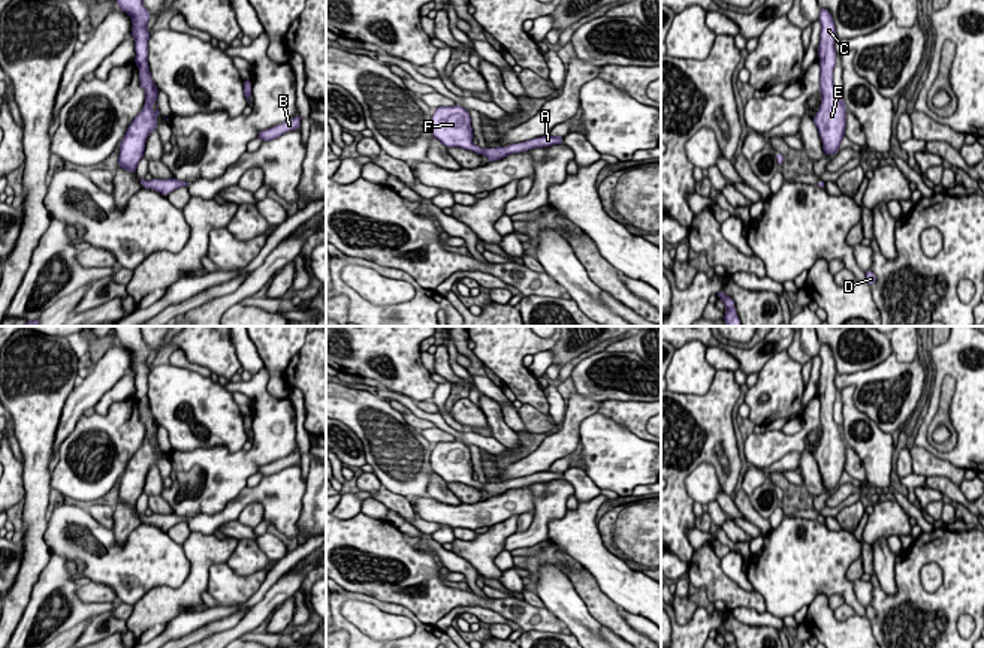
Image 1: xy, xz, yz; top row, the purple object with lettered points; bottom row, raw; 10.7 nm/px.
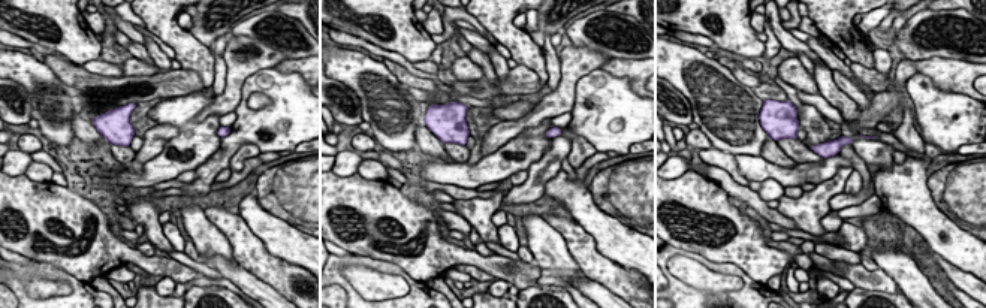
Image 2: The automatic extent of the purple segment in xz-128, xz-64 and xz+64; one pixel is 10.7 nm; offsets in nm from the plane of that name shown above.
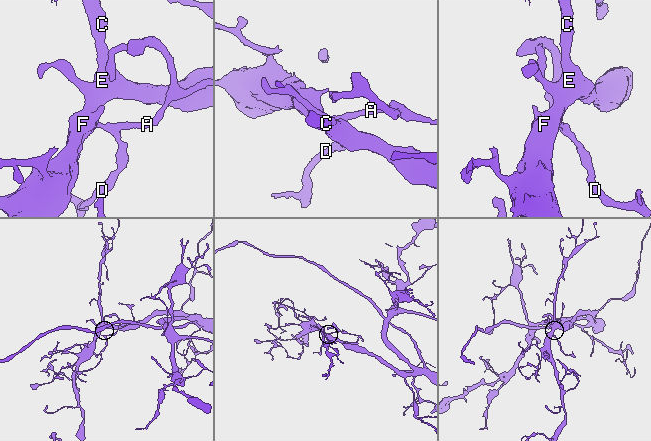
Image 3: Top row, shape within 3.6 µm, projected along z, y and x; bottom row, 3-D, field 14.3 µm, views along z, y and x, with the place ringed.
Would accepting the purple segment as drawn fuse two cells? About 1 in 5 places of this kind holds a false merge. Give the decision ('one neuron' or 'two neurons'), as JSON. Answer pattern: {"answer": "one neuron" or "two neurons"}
{"answer": "one neuron"}

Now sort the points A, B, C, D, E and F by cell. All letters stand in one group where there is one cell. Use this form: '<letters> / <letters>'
A B C D E F

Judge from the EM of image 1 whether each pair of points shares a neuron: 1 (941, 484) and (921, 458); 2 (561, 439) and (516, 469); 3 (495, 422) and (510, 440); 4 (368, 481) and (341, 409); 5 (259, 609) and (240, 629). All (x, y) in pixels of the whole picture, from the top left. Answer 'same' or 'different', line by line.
1: different
2: same
3: same
4: different
5: same

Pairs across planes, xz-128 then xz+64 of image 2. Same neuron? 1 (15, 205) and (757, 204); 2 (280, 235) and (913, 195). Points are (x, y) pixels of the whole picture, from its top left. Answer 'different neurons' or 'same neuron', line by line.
1: different neurons
2: same neuron

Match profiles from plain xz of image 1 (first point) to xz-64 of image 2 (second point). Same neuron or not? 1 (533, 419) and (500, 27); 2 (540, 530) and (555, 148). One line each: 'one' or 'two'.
1: two
2: one

